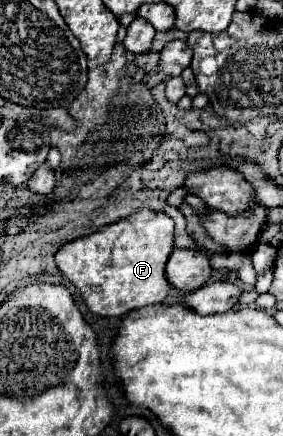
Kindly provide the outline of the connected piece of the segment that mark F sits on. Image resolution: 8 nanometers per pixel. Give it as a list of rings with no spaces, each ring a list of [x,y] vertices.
[[[142,209],[130,219],[66,243],[56,253],[56,265],[78,289],[90,313],[102,317],[122,317],[132,309],[162,303],[168,297],[172,285],[166,279],[166,259],[172,251],[174,221],[166,213]]]

